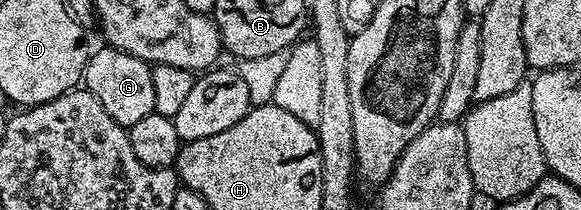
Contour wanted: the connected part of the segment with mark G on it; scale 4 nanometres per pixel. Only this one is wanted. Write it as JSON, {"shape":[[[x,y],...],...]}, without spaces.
{"shape":[[[94,48],[85,63],[84,88],[89,89],[99,103],[103,103],[103,111],[107,111],[115,123],[126,127],[139,123],[139,119],[151,115],[155,107],[155,86],[151,83],[153,70],[149,62],[127,55],[127,51],[100,48]]]}

